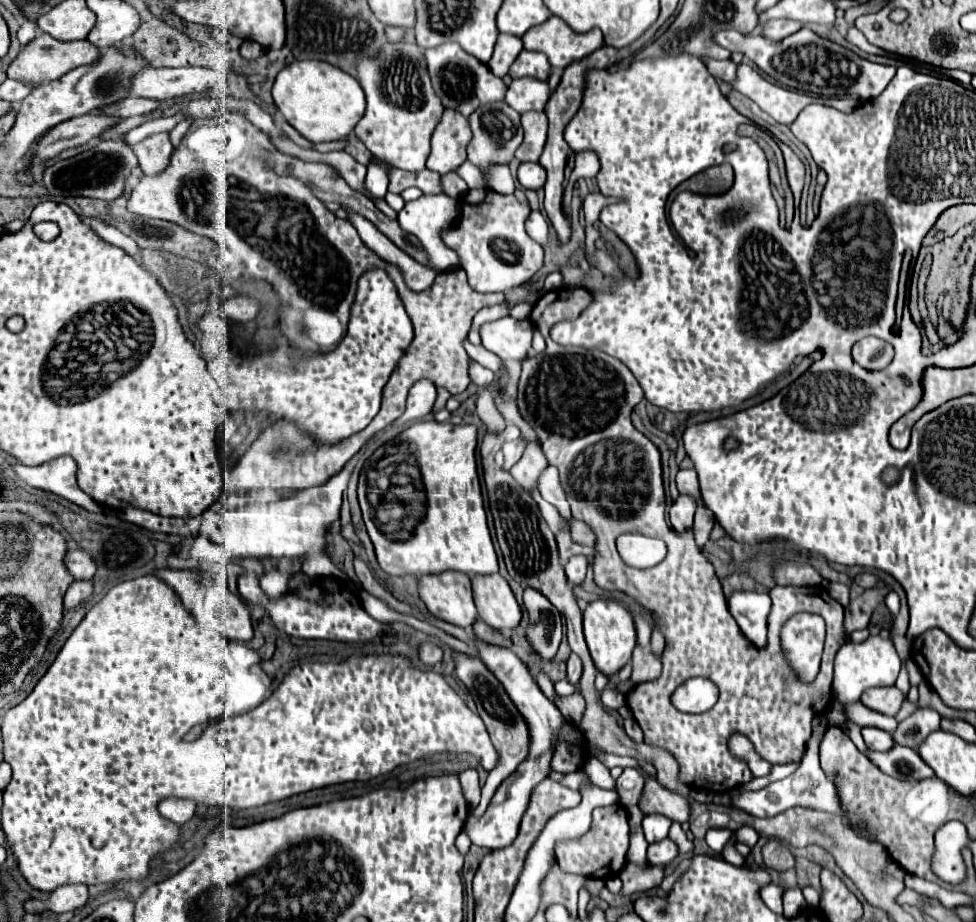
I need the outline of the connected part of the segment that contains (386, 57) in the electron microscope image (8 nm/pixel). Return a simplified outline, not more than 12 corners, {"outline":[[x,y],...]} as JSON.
{"outline":[[421,47],[361,59],[353,129],[379,159],[425,169],[441,121]]}

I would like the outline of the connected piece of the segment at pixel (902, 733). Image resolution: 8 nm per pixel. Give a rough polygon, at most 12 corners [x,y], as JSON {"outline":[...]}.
{"outline":[[918,708],[893,733],[897,745],[917,749],[939,729],[937,712]]}

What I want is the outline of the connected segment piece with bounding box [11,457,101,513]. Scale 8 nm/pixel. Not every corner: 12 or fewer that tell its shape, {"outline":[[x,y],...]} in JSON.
{"outline":[[75,461],[39,467],[13,463],[27,485],[51,491],[91,513],[101,507],[75,481]]}

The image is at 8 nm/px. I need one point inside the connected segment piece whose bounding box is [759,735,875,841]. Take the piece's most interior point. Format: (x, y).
(809, 787)

